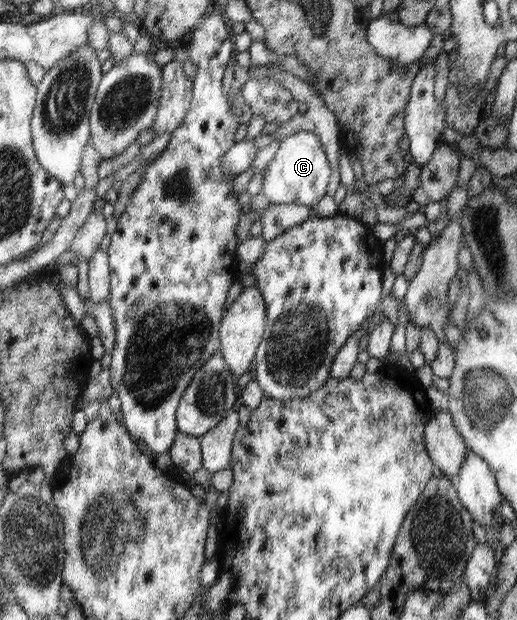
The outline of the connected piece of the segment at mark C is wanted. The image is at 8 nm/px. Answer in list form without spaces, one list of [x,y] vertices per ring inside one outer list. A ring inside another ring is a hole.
[[[296,131],[280,140],[280,146],[264,172],[260,194],[271,204],[292,203],[312,208],[327,194],[330,174],[332,167],[318,135],[314,131]]]

